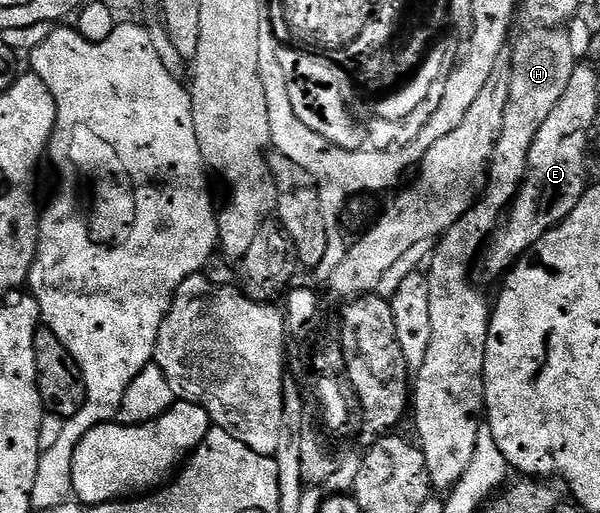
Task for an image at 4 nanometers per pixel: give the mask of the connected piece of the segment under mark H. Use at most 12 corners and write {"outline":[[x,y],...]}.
{"outline":[[531,27],[509,49],[483,198],[425,269],[431,338],[413,377],[431,488],[481,436],[492,306],[471,264],[527,174],[576,46]]}

